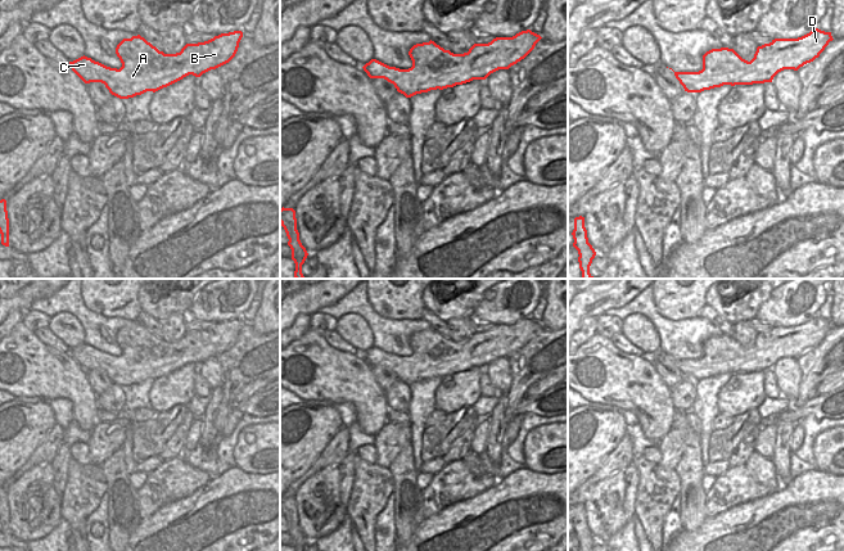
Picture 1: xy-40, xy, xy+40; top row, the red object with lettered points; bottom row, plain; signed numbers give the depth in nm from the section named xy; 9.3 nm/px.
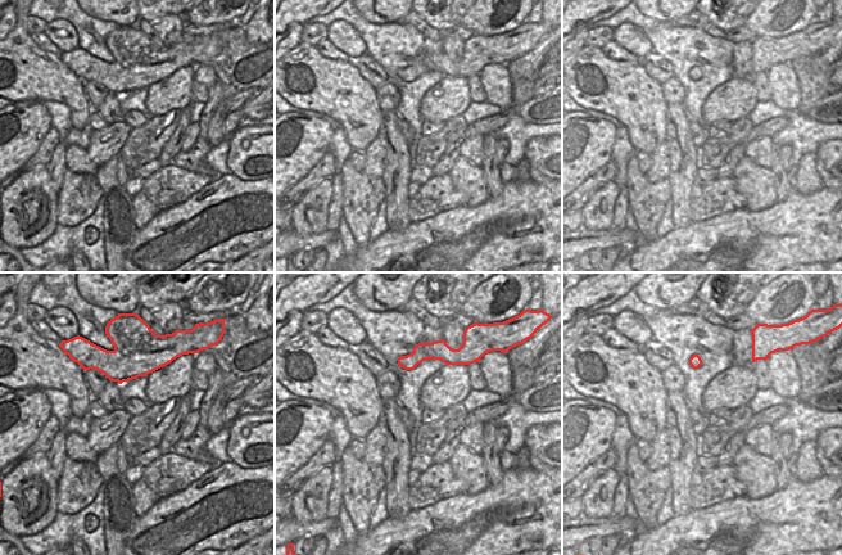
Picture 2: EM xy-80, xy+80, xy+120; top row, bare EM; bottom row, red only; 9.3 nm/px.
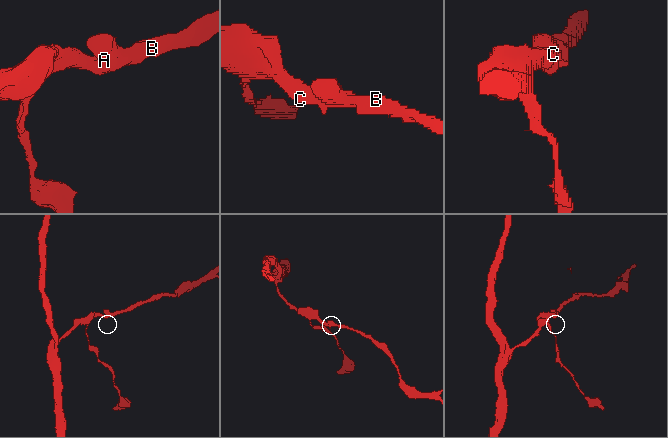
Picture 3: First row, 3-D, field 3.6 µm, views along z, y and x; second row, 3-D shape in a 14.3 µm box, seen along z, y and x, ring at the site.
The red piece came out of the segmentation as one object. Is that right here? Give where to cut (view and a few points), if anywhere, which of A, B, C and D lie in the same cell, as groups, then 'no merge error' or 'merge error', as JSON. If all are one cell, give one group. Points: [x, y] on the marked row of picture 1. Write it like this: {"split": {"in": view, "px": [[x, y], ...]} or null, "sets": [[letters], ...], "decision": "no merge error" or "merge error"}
{"split": null, "sets": [["A", "B", "C", "D"]], "decision": "no merge error"}

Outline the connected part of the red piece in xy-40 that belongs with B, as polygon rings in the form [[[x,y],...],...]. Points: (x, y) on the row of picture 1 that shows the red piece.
[[[242,31],[221,33],[204,42],[186,44],[180,53],[164,54],[137,35],[117,45],[119,69],[85,55],[69,62],[69,67],[85,83],[101,82],[112,95],[128,99],[146,91],[155,92],[189,74],[200,77],[229,63],[242,37]]]

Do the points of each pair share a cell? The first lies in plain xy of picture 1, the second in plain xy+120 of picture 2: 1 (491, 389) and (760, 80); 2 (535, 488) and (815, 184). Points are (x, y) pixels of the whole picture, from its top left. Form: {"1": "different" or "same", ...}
{"1": "same", "2": "different"}

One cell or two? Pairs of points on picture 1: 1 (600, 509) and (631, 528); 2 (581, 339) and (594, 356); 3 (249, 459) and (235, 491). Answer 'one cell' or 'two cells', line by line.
1: two cells
2: two cells
3: two cells

